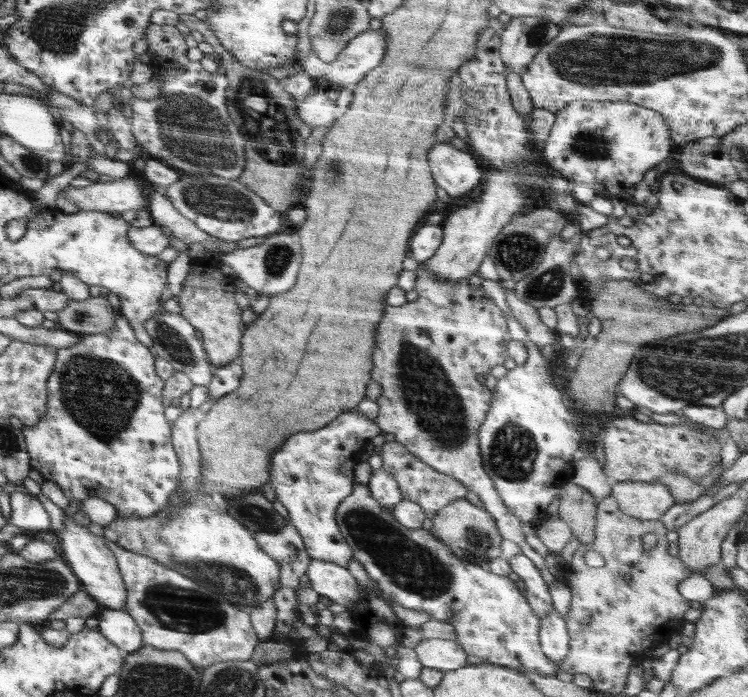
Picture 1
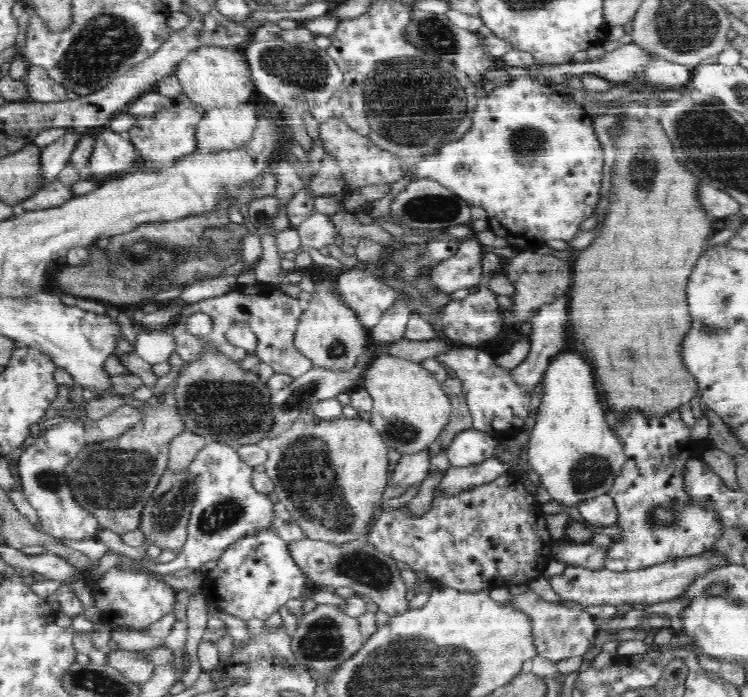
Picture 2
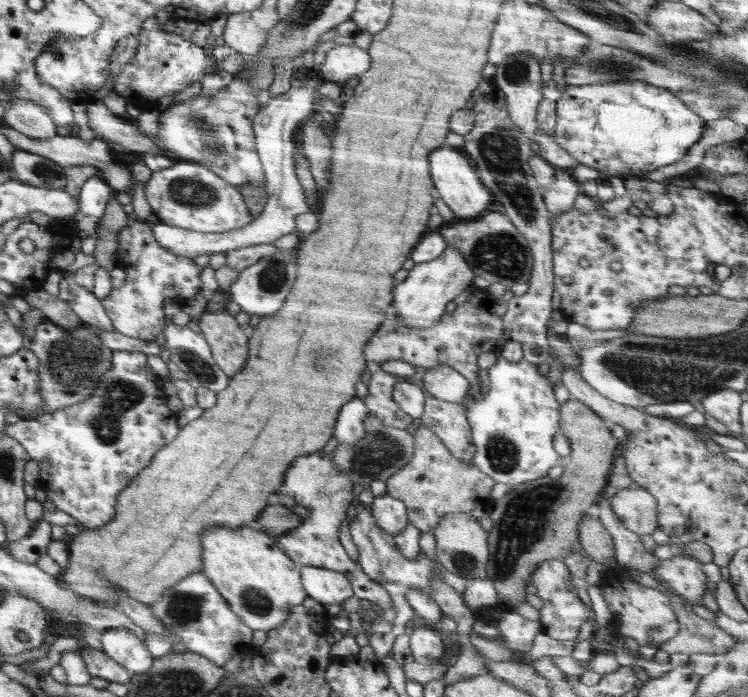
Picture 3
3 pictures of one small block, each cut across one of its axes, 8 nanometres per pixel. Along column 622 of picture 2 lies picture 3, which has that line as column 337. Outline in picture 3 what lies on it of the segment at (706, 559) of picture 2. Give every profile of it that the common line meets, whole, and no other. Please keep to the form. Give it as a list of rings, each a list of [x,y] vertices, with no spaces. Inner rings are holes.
[[[303,566],[300,572],[307,596],[324,605],[342,605],[353,596],[350,581],[341,572],[315,566]]]

